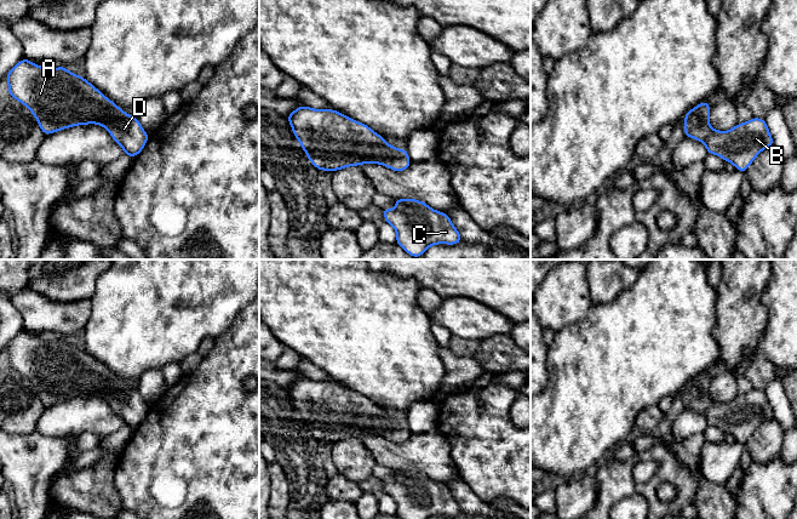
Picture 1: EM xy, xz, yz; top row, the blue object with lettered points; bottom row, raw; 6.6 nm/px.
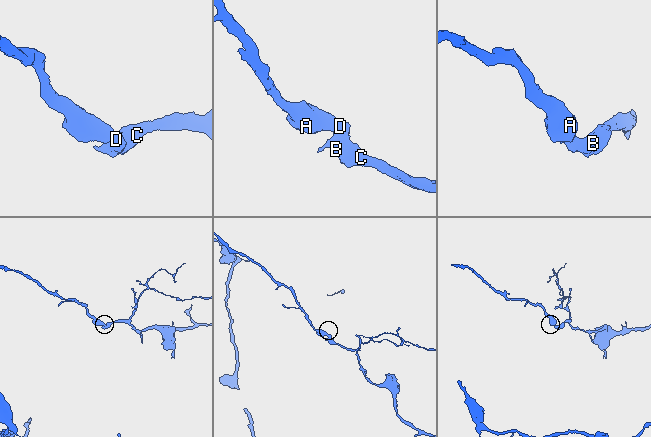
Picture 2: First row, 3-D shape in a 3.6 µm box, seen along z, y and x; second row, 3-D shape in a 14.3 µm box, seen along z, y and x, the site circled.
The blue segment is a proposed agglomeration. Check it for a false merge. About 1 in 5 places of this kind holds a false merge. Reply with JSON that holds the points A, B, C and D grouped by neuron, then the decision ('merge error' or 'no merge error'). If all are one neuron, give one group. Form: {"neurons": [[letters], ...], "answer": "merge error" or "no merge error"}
{"neurons": [["A", "B", "C", "D"]], "answer": "no merge error"}

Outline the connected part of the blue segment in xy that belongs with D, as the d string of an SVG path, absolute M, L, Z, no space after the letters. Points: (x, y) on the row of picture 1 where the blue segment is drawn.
M23 58L5 79L8 96L31 112L45 136L96 124L105 127L124 154L131 158L137 156L149 139L136 116L125 113L84 76L63 65L45 69Z

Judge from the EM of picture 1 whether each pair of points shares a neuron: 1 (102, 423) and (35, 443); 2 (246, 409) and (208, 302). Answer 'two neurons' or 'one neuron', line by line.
1: two neurons
2: two neurons

